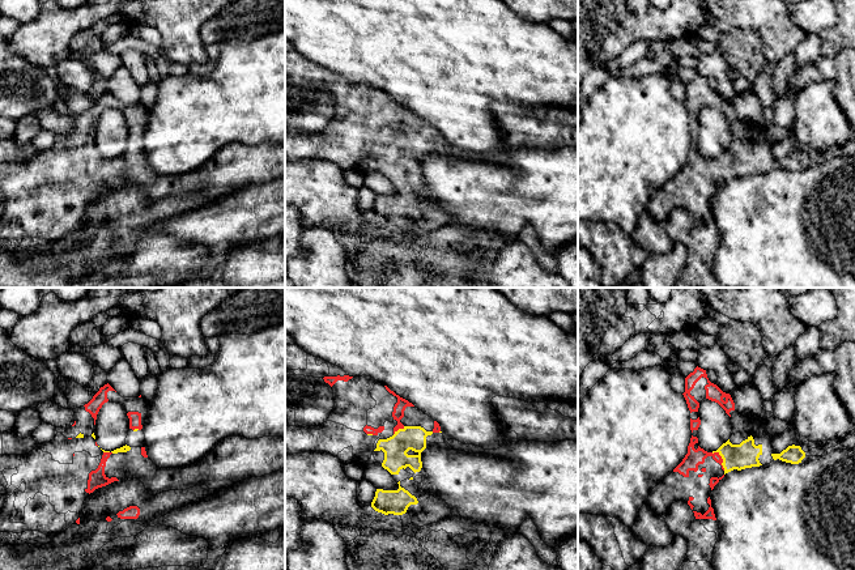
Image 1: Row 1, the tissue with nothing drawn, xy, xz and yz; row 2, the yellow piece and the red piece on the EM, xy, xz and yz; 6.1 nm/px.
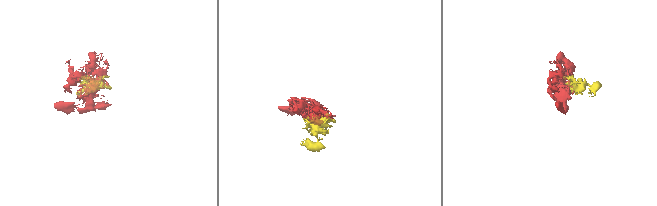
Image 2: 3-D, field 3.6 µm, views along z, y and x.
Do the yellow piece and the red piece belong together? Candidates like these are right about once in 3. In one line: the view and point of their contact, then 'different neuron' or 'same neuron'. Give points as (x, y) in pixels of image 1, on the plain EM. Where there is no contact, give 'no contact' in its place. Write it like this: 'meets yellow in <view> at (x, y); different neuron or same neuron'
meets yellow in yz at (722, 165); same neuron

